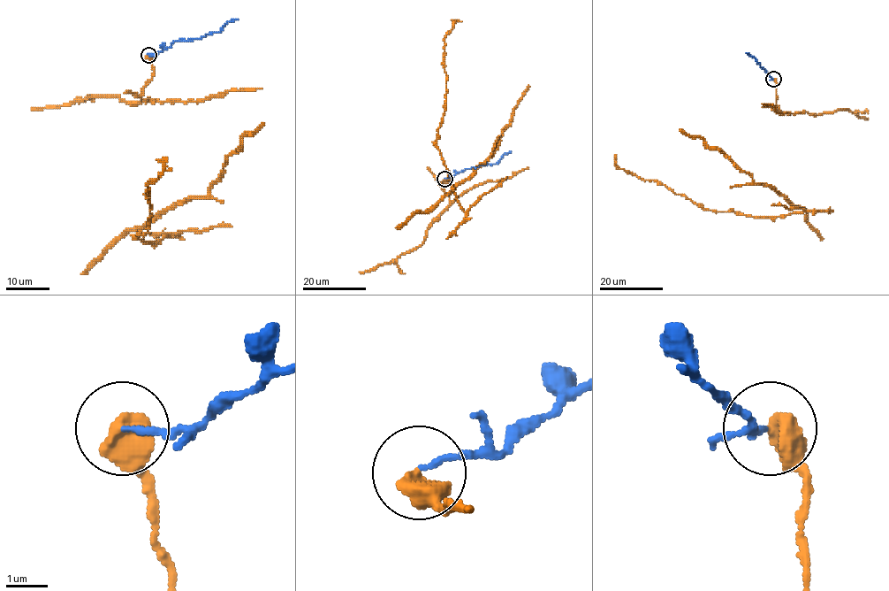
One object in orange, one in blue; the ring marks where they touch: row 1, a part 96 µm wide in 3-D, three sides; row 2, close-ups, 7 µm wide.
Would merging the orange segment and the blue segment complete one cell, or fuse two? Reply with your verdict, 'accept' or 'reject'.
reject

